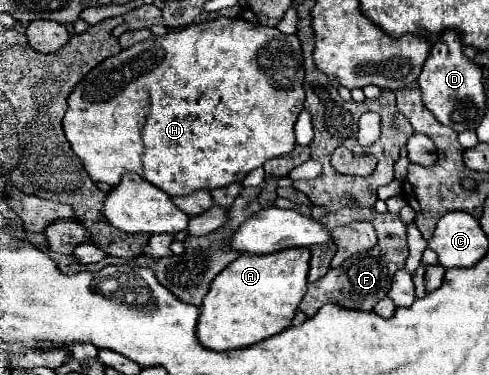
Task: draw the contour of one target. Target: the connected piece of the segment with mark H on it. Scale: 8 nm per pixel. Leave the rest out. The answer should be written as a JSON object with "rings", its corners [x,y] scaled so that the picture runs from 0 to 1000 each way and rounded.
{"rings":[[[448,43],[440,53],[419,53],[411,64],[387,69],[374,85],[346,85],[337,96],[313,96],[305,107],[292,107],[284,117],[272,117],[268,128],[247,133],[235,149],[215,155],[194,187],[186,187],[141,251],[137,272],[137,304],[129,315],[129,347],[133,363],[149,395],[149,405],[166,421],[178,464],[190,485],[215,485],[227,501],[243,491],[252,459],[276,459],[301,485],[317,491],[346,523],[382,523],[399,507],[436,507],[468,496],[472,485],[493,485],[513,453],[542,437],[550,421],[579,416],[599,400],[603,389],[603,352],[599,336],[607,325],[611,299],[620,293],[624,240],[620,240],[620,149],[616,149],[616,117],[603,91],[579,91],[566,75],[550,75],[526,59],[505,59],[493,48],[464,48]]]}

